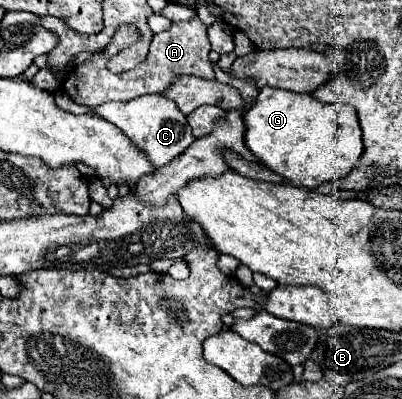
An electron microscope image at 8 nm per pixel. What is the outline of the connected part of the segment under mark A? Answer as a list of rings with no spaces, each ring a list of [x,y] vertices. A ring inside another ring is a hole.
[[[197,17],[191,21],[173,23],[169,31],[163,31],[153,37],[147,59],[141,65],[137,65],[135,69],[119,73],[119,75],[109,73],[109,69],[105,67],[107,57],[99,57],[99,51],[95,51],[91,61],[77,65],[69,73],[69,79],[67,77],[63,79],[63,91],[75,103],[87,105],[87,107],[97,107],[105,101],[131,101],[145,93],[163,95],[167,91],[167,87],[171,87],[173,79],[179,75],[185,75],[185,73],[201,77],[201,79],[213,79],[213,67],[207,57],[209,51],[211,51],[211,45],[207,39],[207,29],[203,27],[203,23]]]

